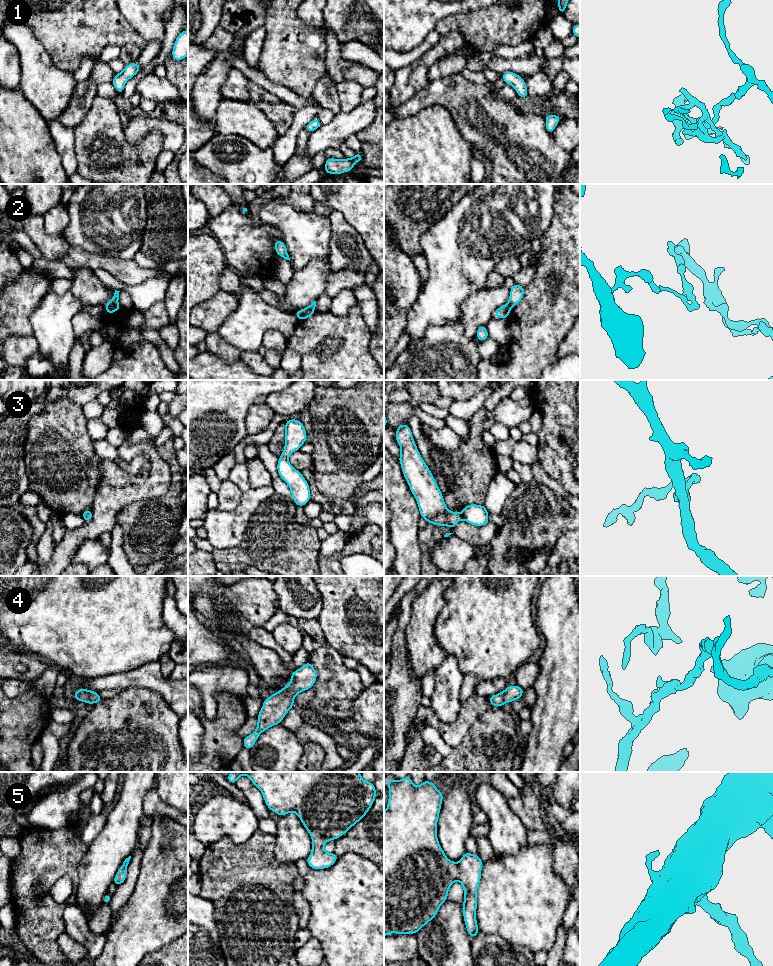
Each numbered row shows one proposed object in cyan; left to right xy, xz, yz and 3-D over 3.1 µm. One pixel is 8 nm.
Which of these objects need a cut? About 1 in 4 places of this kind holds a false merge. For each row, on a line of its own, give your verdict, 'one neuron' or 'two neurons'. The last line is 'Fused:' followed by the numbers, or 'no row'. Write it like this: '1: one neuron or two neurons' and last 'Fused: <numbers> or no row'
1: one neuron
2: two neurons
3: one neuron
4: one neuron
5: one neuron
Fused: 2

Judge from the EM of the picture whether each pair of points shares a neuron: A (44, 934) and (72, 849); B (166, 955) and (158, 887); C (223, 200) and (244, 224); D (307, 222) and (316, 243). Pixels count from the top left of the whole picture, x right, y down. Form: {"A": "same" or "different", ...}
{"A": "same", "B": "different", "C": "different", "D": "same"}

